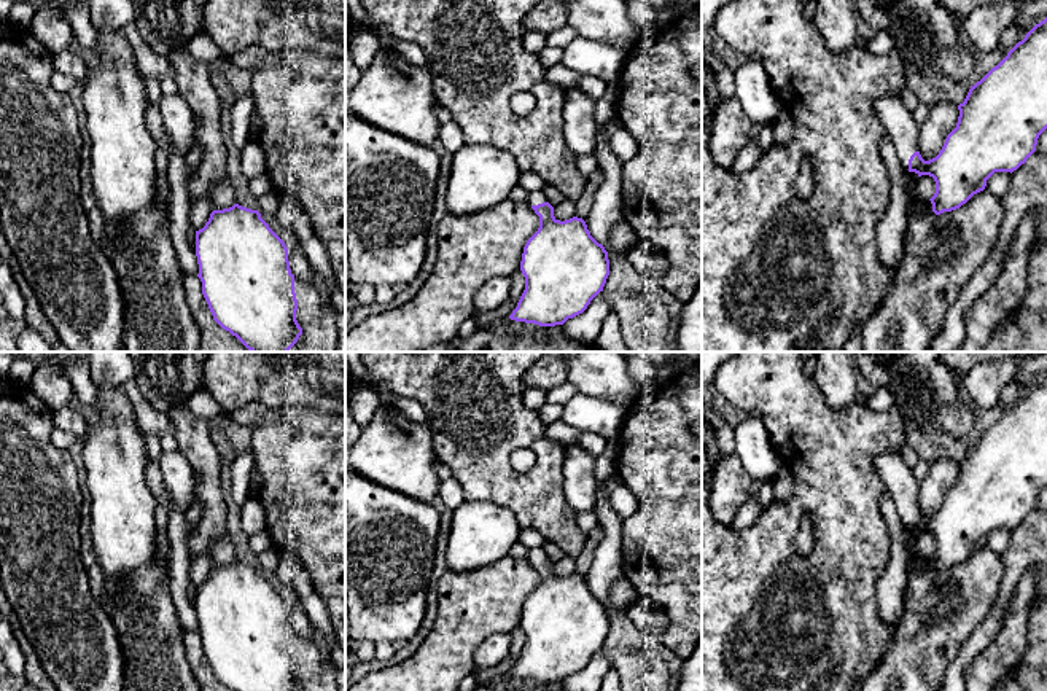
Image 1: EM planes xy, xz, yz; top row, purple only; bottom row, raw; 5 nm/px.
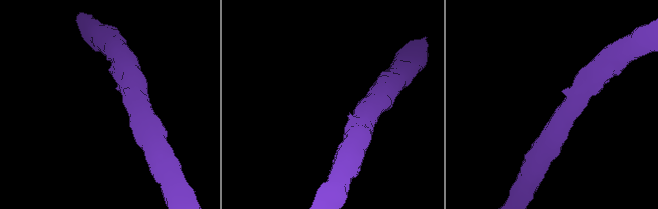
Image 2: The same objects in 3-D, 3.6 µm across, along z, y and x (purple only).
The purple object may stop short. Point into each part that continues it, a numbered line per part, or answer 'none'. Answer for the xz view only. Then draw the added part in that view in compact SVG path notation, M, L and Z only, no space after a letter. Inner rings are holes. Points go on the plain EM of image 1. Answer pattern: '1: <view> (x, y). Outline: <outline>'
1: xz (535, 554). Outline: M535 548L535 549L528 551L527 559L530 562L538 562L538 560L543 560L543 559L547 559L547 557L546 557L543 548Z

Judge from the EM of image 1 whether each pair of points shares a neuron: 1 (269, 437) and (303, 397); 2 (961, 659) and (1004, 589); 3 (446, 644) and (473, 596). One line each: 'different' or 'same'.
1: different
2: same
3: same

